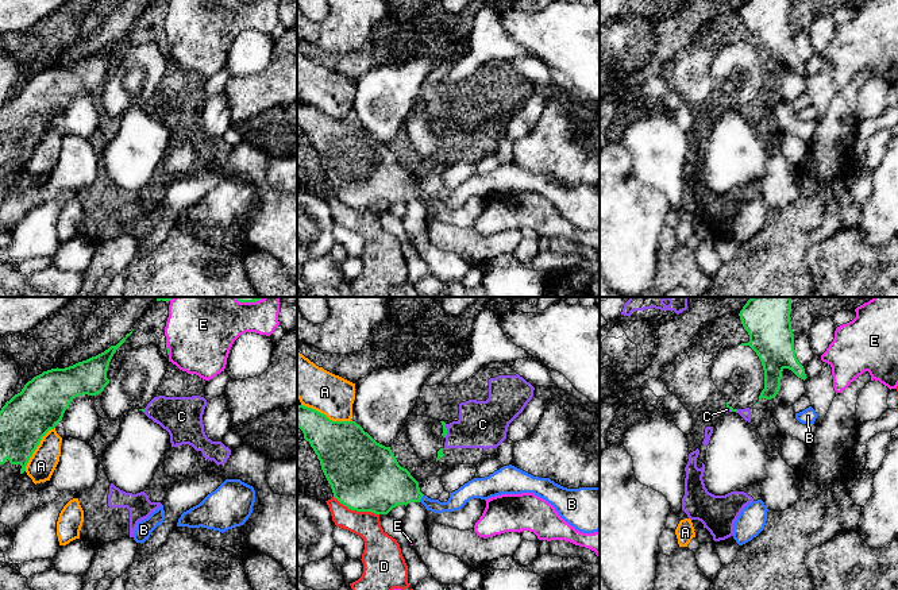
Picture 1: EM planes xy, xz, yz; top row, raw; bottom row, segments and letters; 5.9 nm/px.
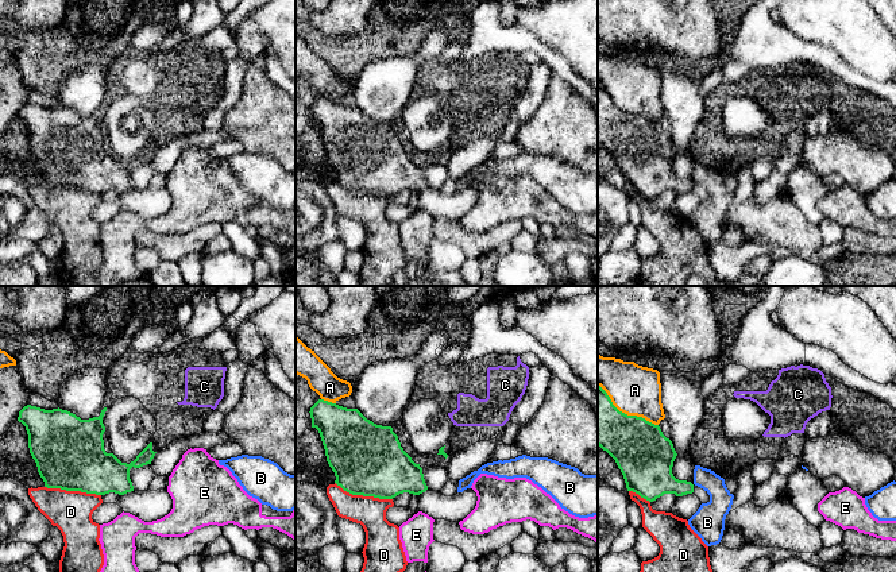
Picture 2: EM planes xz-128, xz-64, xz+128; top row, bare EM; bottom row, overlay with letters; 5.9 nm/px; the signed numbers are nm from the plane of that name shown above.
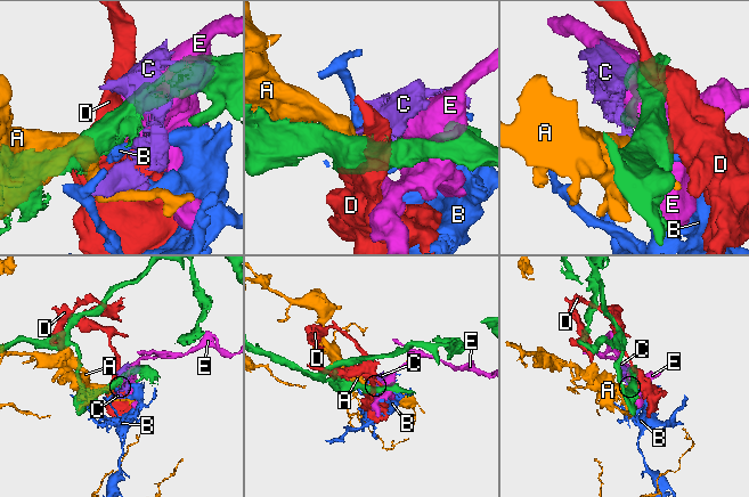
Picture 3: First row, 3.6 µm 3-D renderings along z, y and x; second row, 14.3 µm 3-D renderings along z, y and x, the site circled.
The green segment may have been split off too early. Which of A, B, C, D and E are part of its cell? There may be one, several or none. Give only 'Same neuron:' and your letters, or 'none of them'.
Same neuron: none of them

